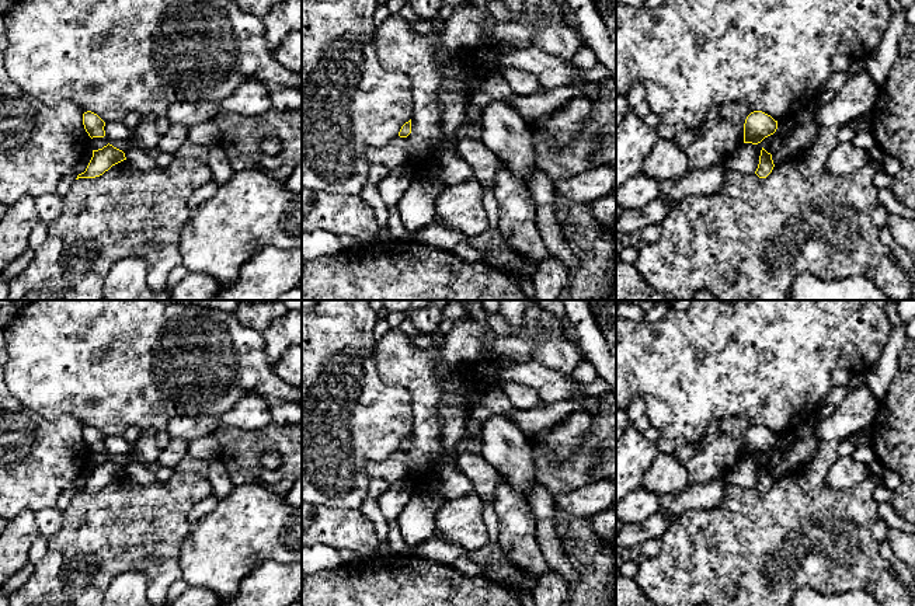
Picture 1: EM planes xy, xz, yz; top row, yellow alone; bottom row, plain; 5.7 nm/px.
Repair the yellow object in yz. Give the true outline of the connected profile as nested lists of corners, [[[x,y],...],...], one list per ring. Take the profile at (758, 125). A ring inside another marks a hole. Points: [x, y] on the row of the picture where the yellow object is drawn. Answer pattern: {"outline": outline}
{"outline": [[[754,111],[744,123],[744,143],[758,144],[765,137],[773,135],[776,129],[777,121],[762,111]]]}

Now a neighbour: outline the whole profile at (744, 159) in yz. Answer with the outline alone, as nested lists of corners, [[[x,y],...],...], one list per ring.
[[[742,143],[737,146],[726,160],[727,170],[738,171],[741,174],[755,174],[761,150],[761,143]]]

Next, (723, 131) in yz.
[[[744,102],[724,104],[707,112],[699,137],[683,150],[688,170],[706,170],[726,163],[733,150],[744,143],[744,123],[751,114]]]

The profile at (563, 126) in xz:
[[[575,97],[566,101],[547,118],[543,132],[557,147],[566,147],[577,139],[596,101]]]

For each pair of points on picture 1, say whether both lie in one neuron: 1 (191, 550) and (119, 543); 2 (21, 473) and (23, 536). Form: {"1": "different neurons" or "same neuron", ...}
{"1": "different neurons", "2": "different neurons"}

